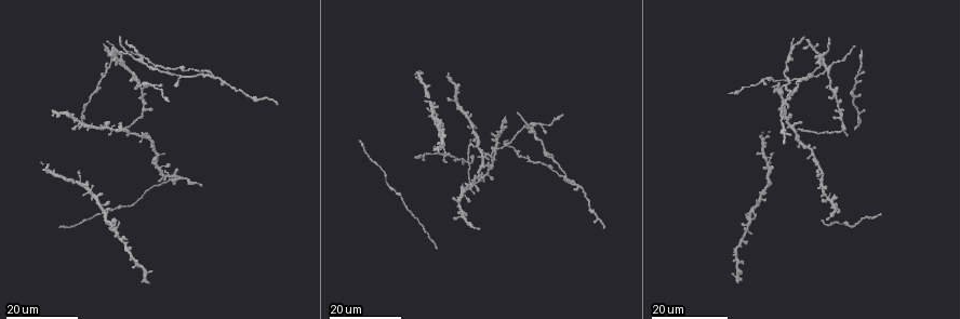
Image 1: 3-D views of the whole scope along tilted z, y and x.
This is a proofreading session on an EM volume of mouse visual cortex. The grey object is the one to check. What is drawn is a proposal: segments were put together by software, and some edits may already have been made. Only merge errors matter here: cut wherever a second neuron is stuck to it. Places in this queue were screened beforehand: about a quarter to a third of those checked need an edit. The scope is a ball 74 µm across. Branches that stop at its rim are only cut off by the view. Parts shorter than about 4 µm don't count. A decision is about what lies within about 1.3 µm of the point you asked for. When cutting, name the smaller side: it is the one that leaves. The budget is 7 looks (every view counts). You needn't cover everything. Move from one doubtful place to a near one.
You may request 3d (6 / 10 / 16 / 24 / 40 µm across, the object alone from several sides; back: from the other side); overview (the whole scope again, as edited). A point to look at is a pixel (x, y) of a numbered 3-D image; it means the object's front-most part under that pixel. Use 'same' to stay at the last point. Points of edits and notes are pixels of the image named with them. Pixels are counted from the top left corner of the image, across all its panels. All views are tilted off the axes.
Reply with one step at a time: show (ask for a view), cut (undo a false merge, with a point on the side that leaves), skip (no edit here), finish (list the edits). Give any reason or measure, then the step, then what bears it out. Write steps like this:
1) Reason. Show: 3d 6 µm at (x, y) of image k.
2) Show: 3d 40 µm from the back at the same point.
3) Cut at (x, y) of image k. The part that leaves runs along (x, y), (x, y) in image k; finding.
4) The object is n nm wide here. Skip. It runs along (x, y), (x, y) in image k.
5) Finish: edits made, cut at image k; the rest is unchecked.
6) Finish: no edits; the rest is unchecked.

Four or more arms meet. Show: 3d 16 µm at (829, 69) of image 1.

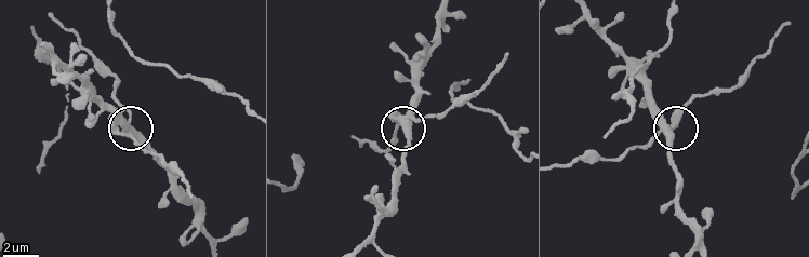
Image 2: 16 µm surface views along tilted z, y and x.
Show: 3d 10 µm at (669, 123) of image 2.

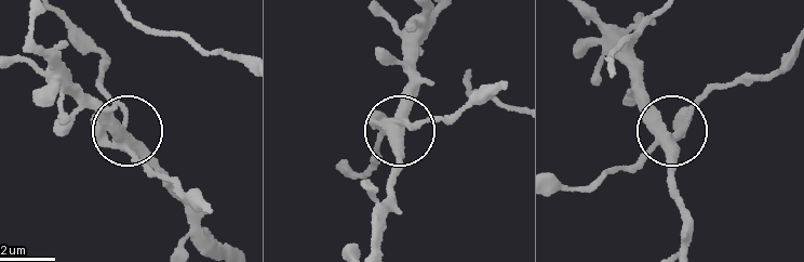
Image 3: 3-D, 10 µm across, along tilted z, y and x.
The object is 400 nm wide here. Cut at (146, 171) of image 3. The part that leaves runs along (121, 143), (124, 120), (104, 89), (132, 24), (242, 60) in image 3; two neurons meet here.

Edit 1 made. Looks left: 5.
Three arms meet. Show: 3d 16 µm at (460, 107) of image 1.

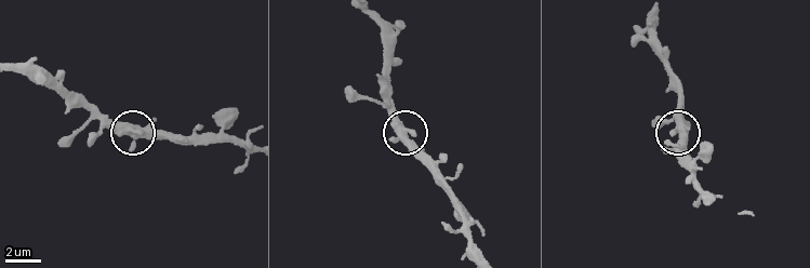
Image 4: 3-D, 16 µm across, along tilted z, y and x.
Show: 3d 6 µm at (402, 138) of image 4.

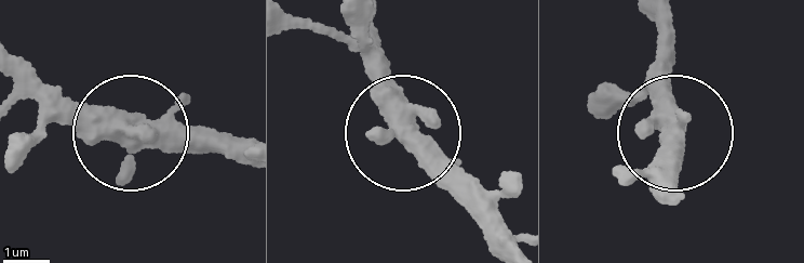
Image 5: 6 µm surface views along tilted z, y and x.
Skip. One neuron here.

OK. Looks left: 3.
Show: 3d 24 µm at (176, 176) of image 1.

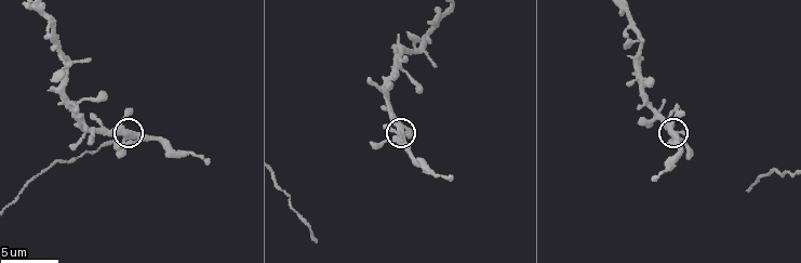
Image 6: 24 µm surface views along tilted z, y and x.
Show: 3d 6 µm at (394, 140) of image 6.

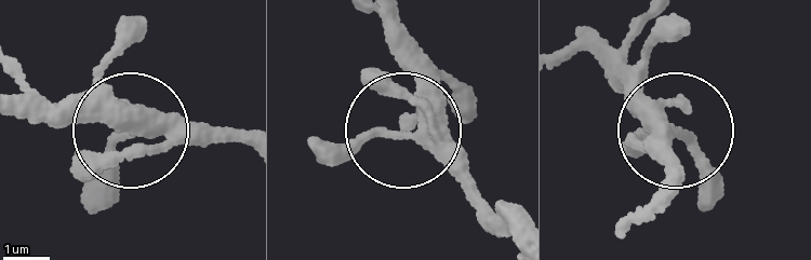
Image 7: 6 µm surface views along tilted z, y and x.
Skip. It runs along (17, 91), (82, 97), (143, 131), (244, 127) in image 7; all the same neuron.

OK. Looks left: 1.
Finish: edits made, cut at image 3; the rest is unchecked.

